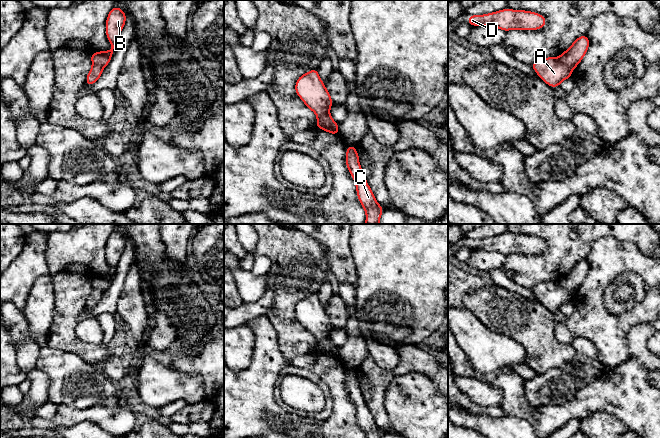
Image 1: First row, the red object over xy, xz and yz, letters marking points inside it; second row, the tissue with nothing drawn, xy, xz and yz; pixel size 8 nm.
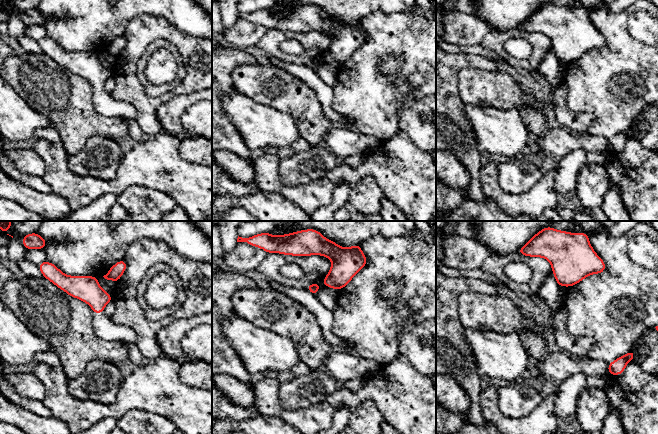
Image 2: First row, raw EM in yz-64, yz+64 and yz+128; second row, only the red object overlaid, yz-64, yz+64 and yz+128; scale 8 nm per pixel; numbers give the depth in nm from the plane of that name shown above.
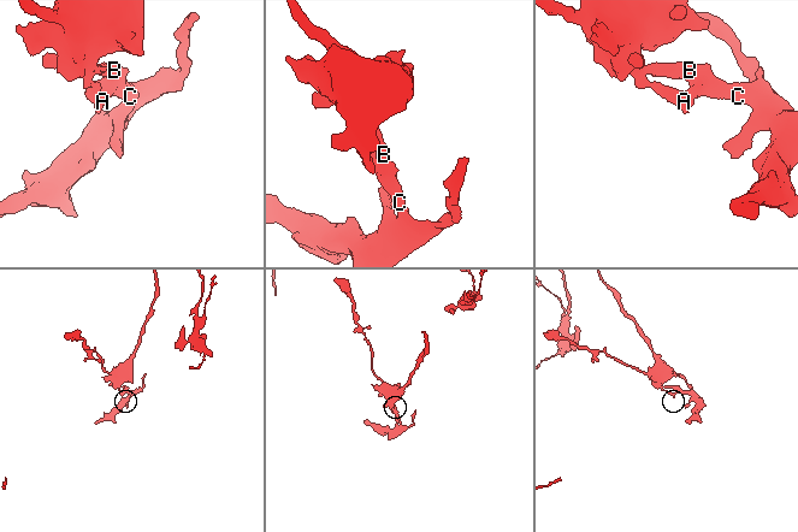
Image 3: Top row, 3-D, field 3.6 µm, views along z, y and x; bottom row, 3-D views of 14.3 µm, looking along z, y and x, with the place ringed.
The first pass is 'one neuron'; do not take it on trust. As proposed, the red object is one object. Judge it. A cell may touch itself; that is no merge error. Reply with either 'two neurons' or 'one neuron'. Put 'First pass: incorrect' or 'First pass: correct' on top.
First pass: incorrect
two neurons

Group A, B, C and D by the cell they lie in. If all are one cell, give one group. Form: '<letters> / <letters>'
A / B C D

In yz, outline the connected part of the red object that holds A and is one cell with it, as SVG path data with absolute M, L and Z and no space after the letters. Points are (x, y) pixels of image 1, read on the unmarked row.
M556 281L538 283L530 290L551 312L560 311L561 305L571 302L572 299L572 293L563 289Z

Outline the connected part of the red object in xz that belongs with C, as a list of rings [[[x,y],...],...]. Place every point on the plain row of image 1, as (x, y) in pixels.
[[[347,369],[346,391],[355,405],[357,421],[366,438],[382,438],[384,432],[378,428],[366,405],[359,387],[359,380],[355,370]]]

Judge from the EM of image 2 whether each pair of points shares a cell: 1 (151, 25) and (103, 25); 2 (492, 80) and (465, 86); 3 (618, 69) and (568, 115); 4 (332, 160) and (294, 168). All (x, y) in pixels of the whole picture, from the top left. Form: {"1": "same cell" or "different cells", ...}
{"1": "different cells", "2": "same cell", "3": "different cells", "4": "same cell"}

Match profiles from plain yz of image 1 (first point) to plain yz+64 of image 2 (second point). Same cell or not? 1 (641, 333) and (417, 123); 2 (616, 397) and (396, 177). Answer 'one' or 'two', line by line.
1: one
2: one

